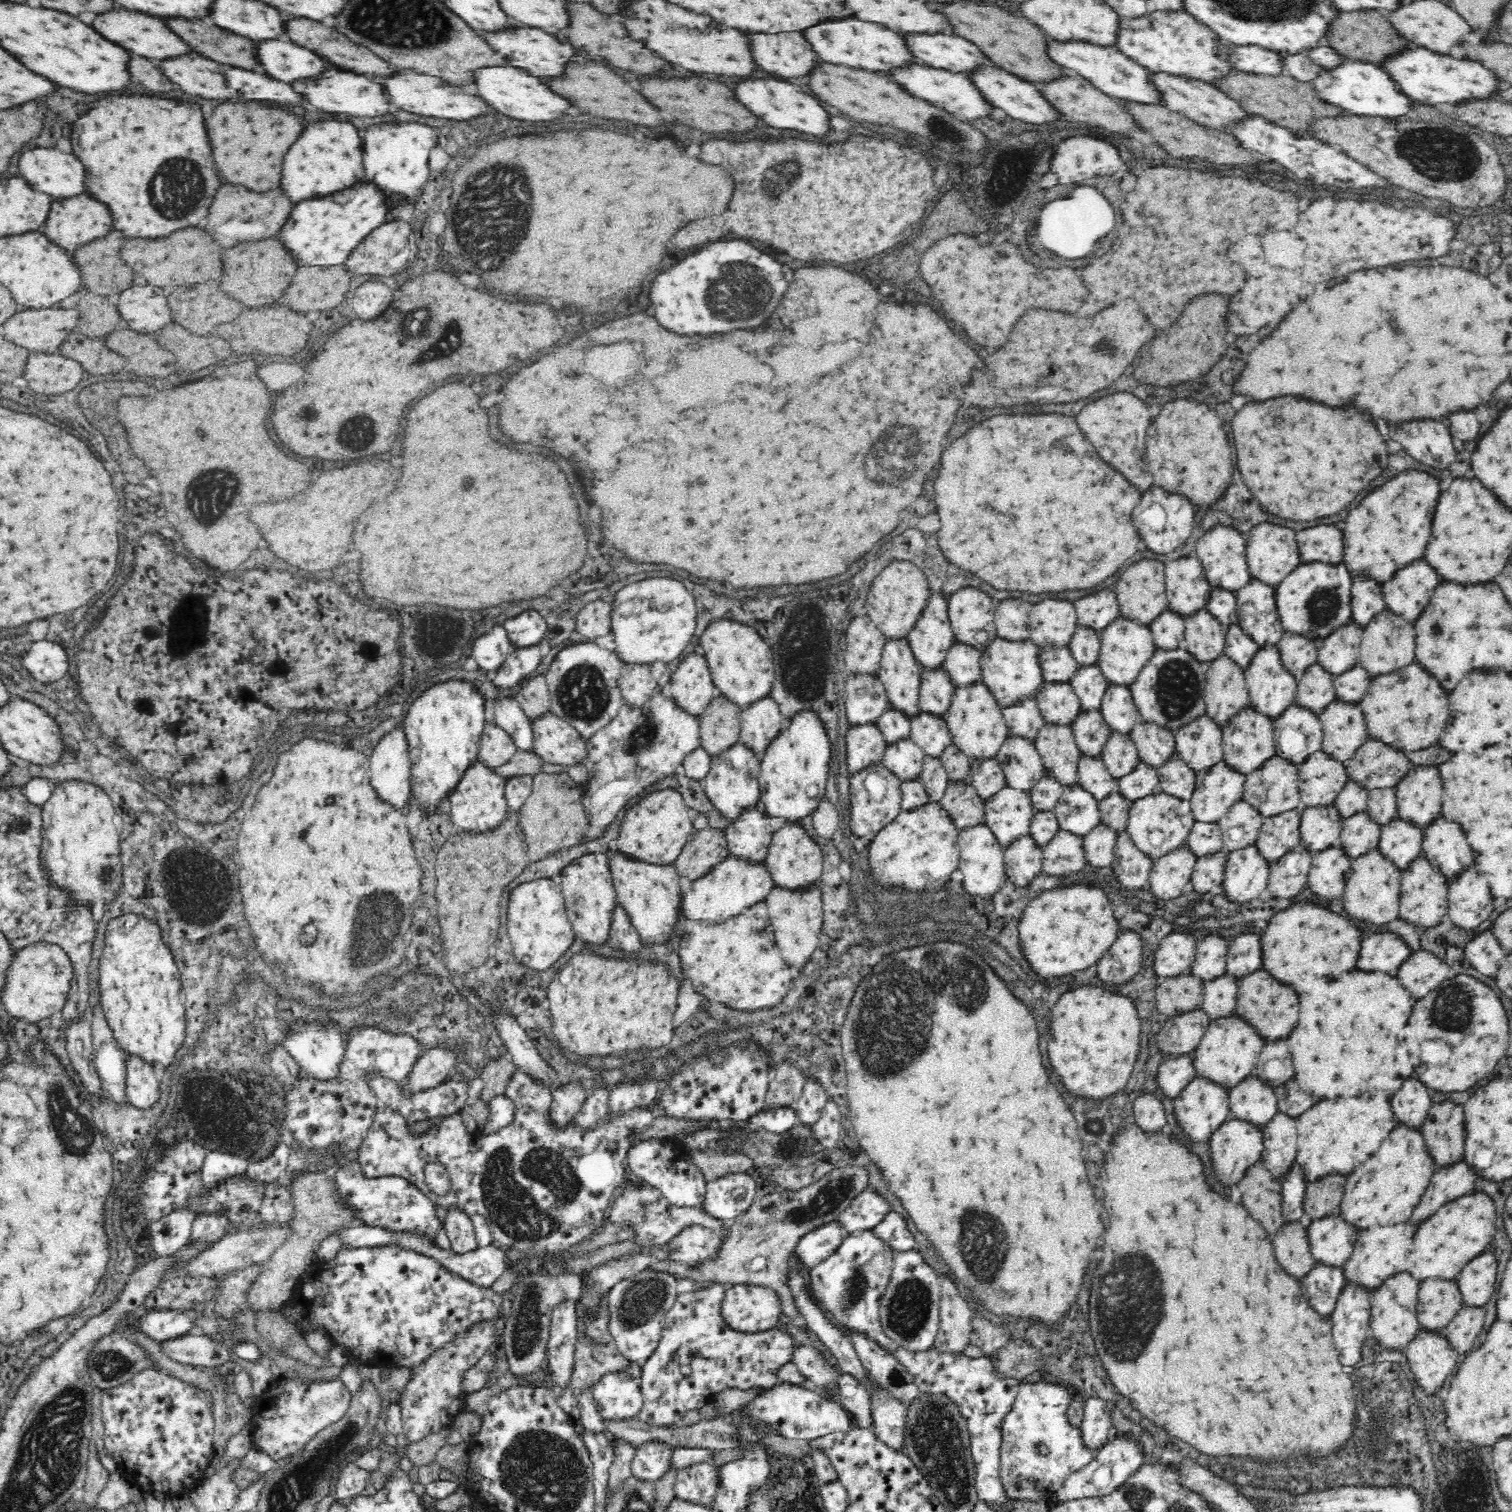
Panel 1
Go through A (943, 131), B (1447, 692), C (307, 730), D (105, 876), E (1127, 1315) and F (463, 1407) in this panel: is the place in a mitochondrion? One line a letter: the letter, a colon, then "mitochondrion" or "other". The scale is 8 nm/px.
A: mitochondrion
B: other
C: other
D: mitochondrion
E: mitochondrion
F: other

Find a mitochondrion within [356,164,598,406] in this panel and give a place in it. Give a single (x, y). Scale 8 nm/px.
(483, 227)

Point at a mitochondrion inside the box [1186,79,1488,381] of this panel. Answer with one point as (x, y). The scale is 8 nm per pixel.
(1438, 155)

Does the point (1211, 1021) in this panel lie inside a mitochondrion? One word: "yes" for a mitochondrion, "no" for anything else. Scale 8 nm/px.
no

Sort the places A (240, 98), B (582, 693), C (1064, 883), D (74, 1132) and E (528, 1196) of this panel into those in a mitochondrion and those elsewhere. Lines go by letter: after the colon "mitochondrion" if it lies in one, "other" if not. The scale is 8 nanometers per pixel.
A: other
B: mitochondrion
C: other
D: mitochondrion
E: mitochondrion

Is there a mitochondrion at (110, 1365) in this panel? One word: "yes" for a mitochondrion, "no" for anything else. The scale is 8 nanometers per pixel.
yes

